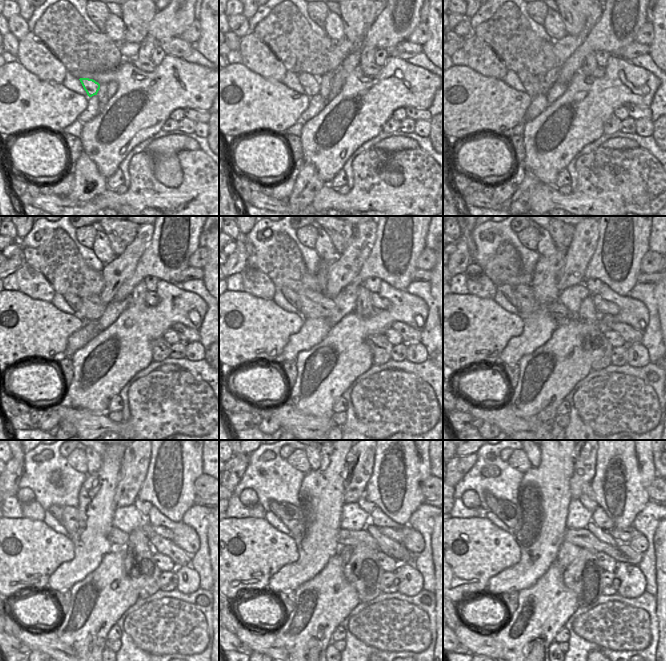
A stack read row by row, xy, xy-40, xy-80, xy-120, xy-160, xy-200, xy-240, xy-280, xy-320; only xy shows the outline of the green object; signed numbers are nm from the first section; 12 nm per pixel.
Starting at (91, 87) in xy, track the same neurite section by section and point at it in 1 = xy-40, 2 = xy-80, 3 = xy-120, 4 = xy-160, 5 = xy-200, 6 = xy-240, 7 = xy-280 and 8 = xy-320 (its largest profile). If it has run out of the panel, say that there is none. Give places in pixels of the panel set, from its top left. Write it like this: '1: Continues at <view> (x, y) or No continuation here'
1: Continues at xy-40 (310, 83)
2: Continues at xy-80 (532, 83)
3: Continues at xy-120 (74, 301)
4: Continues at xy-160 (291, 296)
5: Continues at xy-200 (507, 290)
6: Continues at xy-240 (56, 510)
7: Continues at xy-280 (274, 506)
8: Continues at xy-320 (491, 501)

